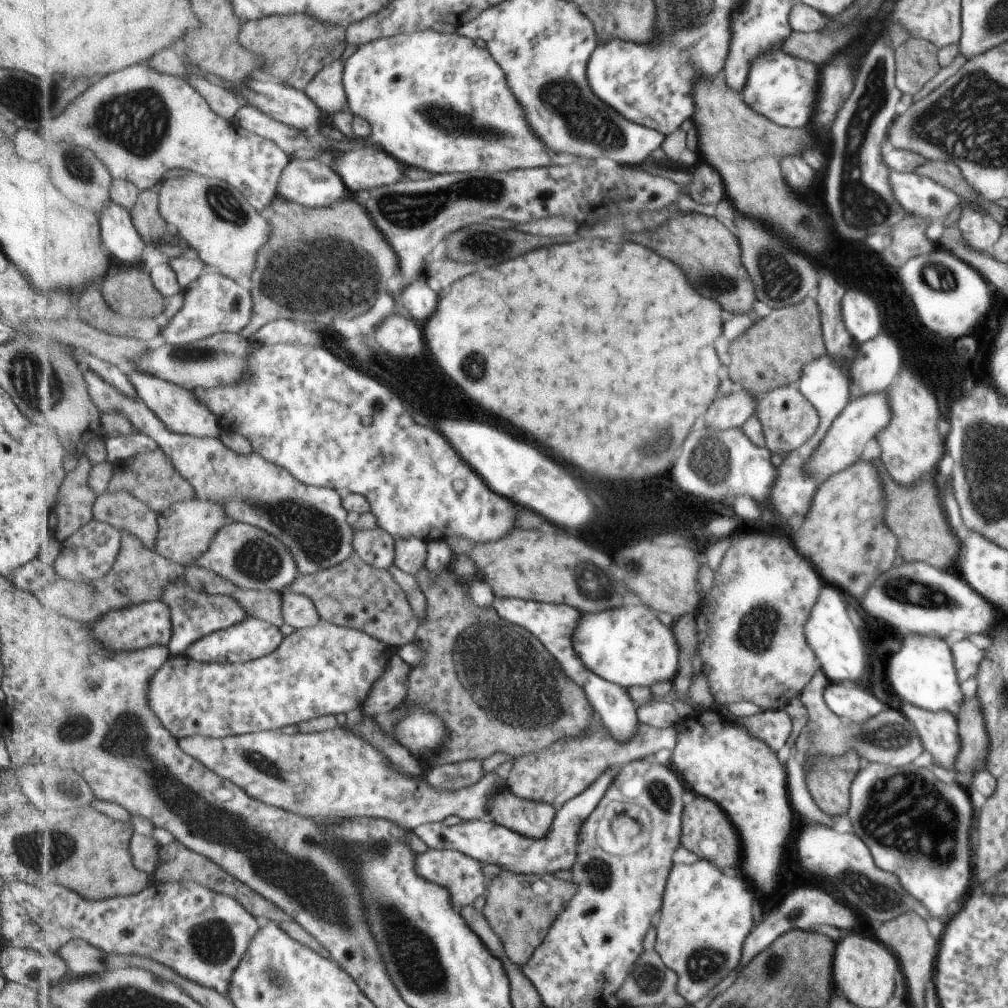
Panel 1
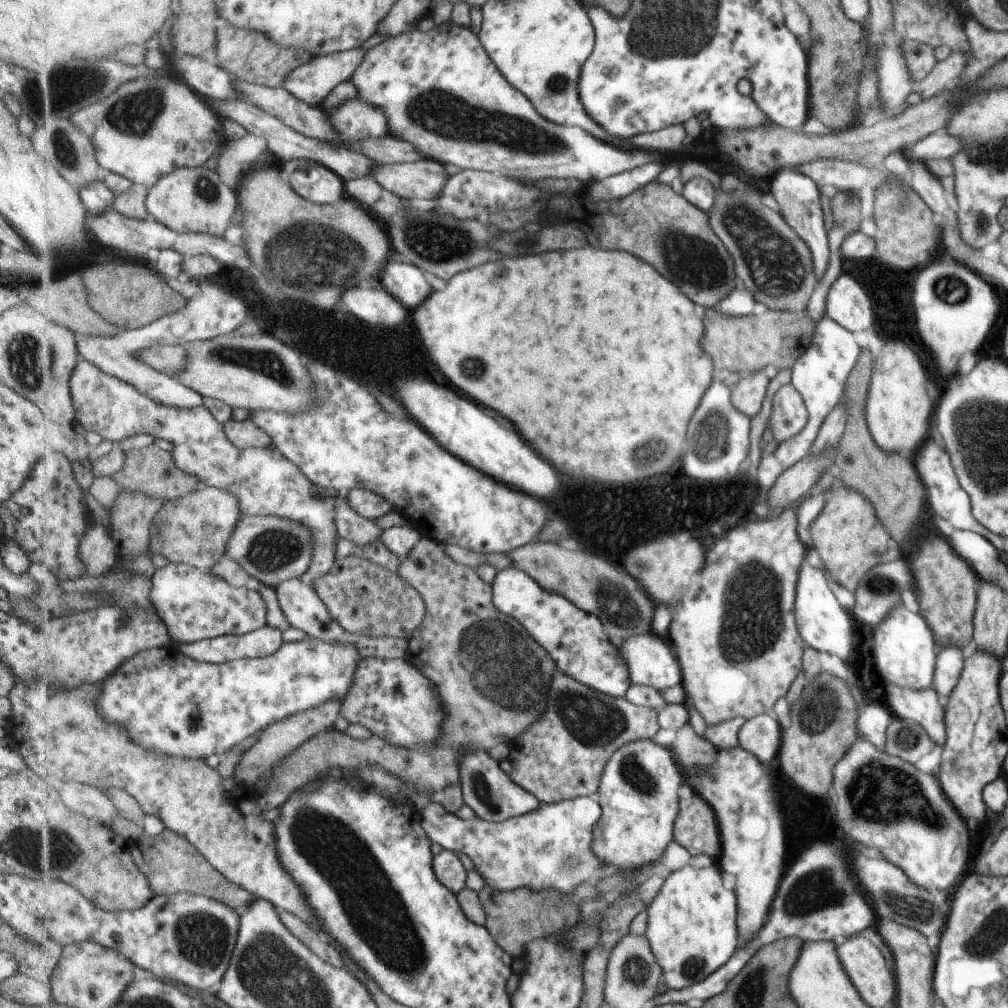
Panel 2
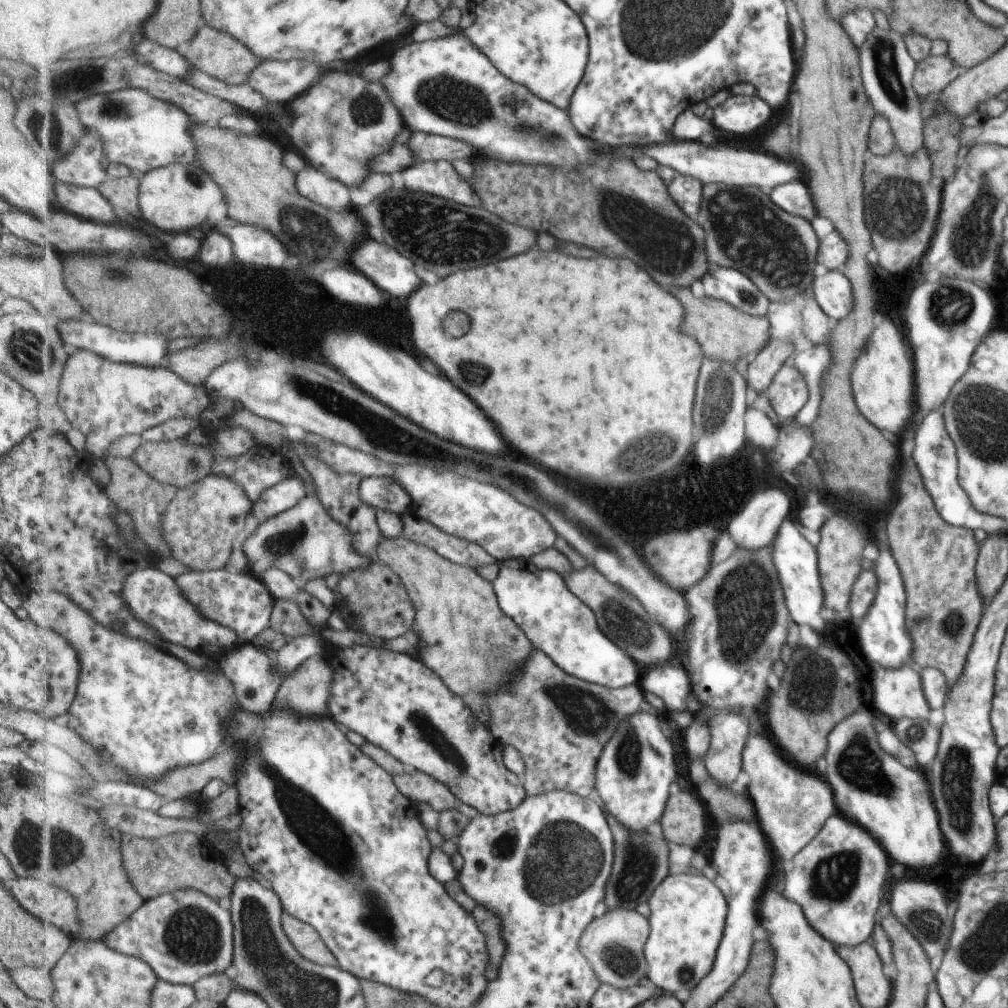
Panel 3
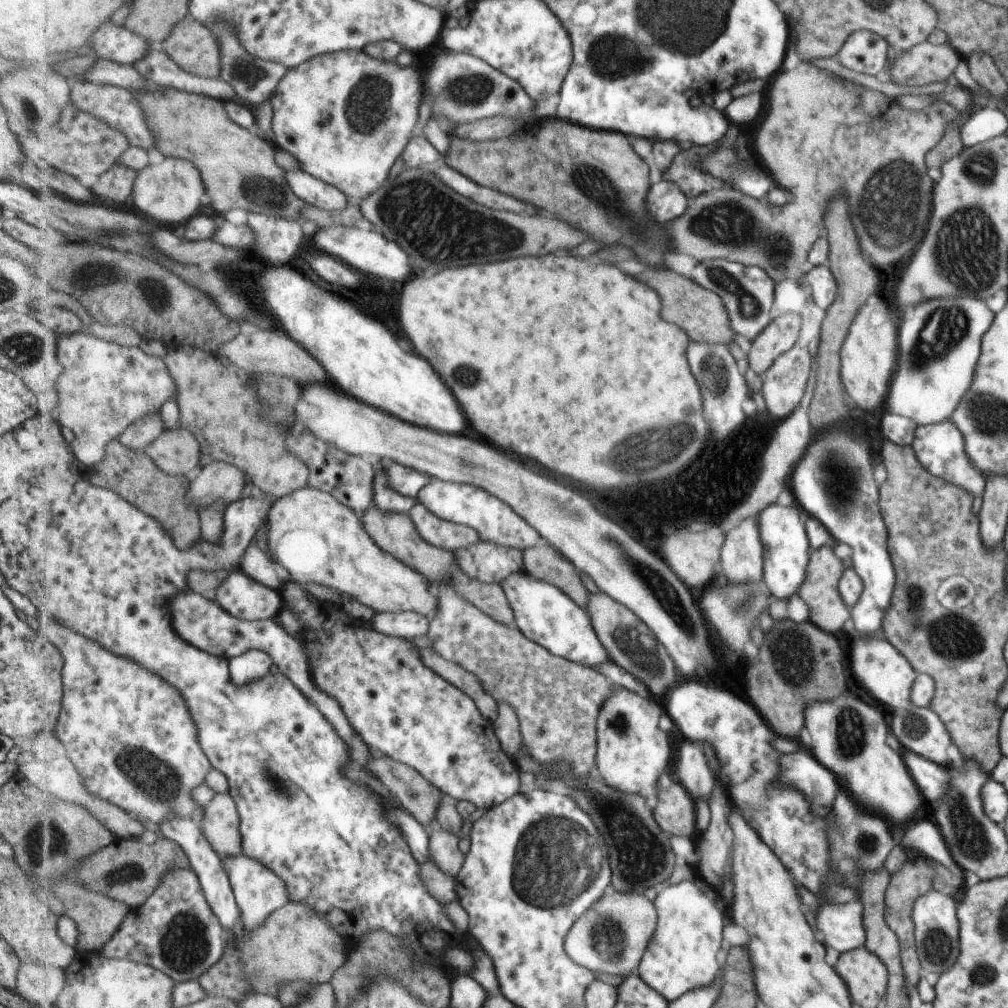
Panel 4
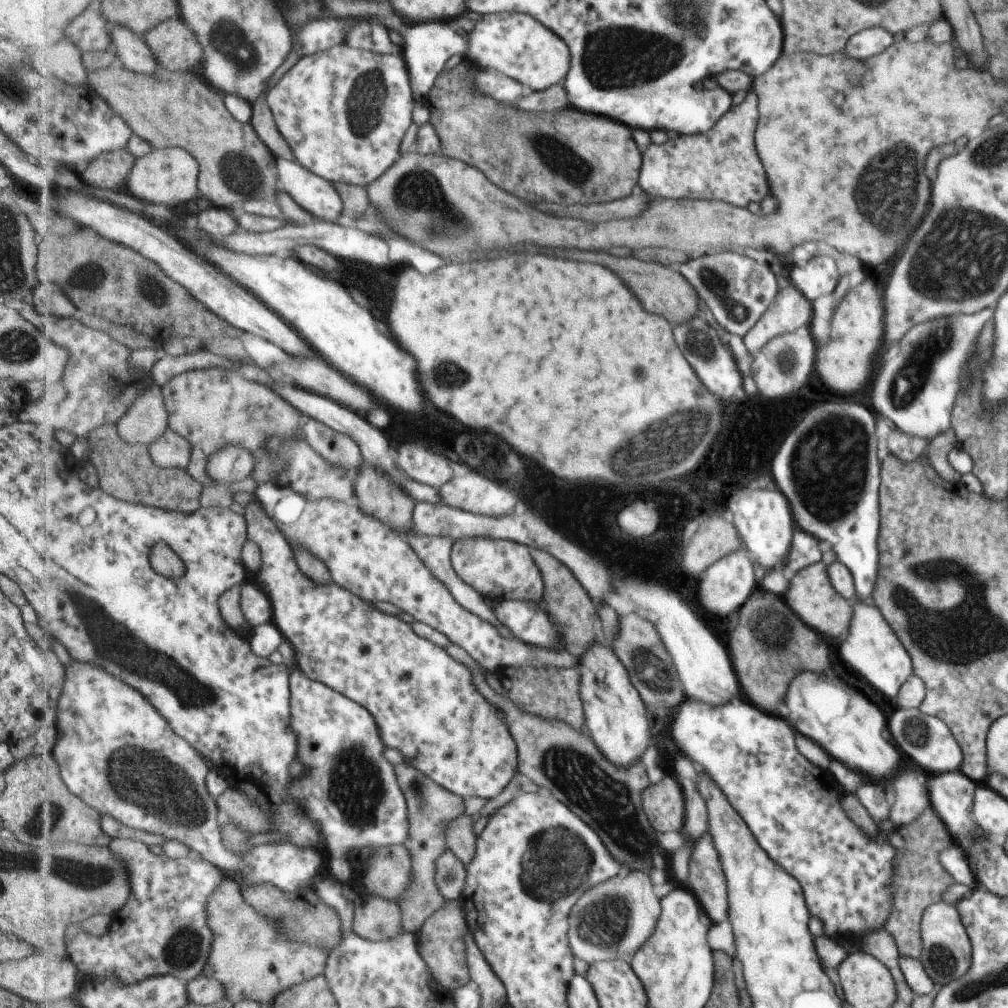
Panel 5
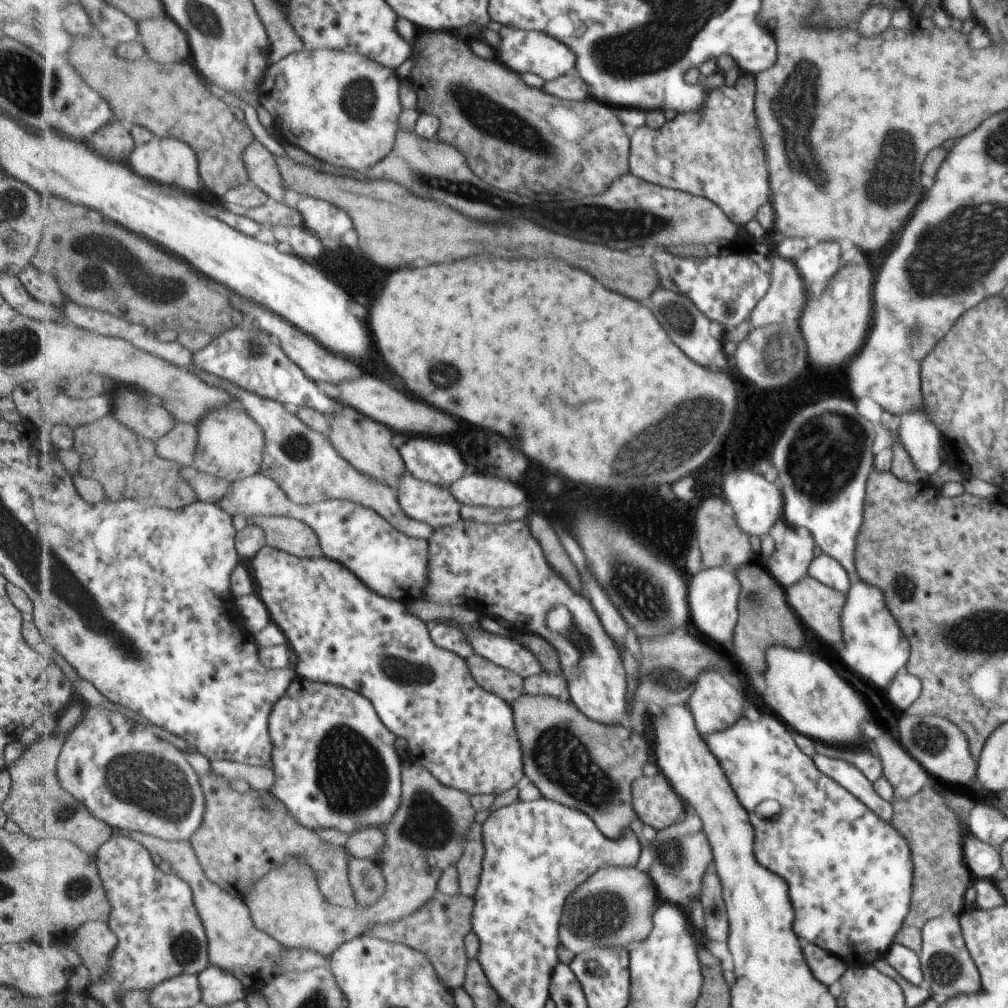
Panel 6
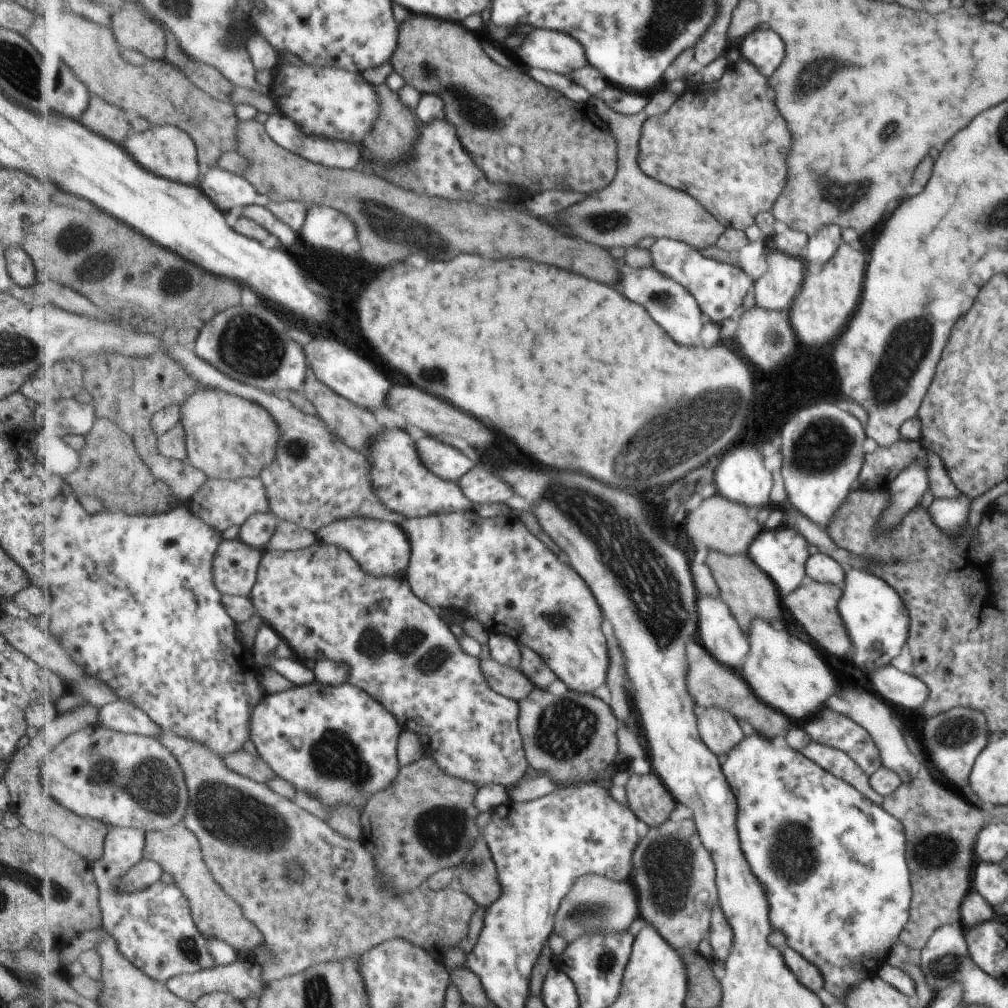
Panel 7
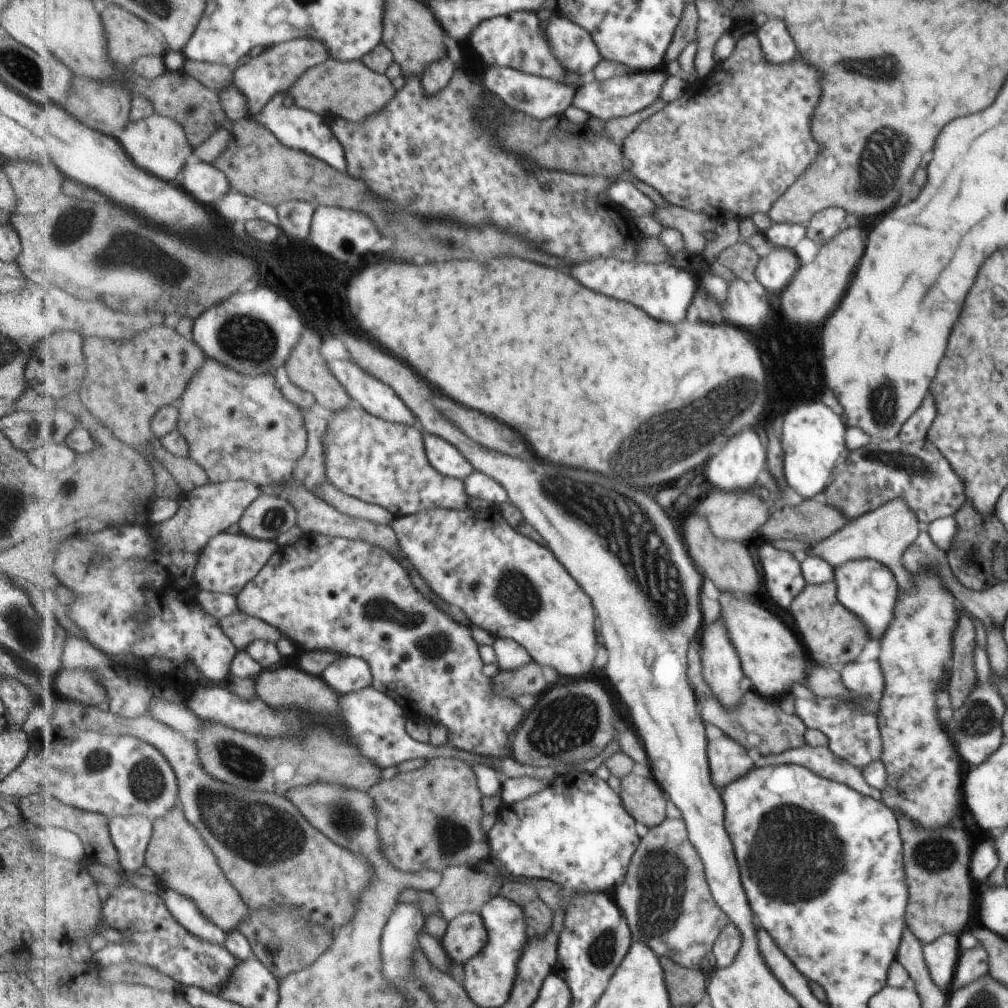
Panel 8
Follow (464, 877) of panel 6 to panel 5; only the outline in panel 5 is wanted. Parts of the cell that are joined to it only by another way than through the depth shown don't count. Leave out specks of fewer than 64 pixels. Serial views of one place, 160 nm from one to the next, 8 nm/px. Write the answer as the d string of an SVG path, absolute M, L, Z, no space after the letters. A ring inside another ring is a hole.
M463 815L448 828L448 848L467 866L475 858L478 836L471 815Z

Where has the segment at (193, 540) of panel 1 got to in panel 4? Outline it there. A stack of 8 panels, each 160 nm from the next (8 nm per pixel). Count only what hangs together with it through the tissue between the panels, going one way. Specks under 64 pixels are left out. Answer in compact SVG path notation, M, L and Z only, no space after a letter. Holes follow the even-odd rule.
M215 461L199 469L197 475L191 478L188 497L200 514L200 508L210 505L217 498L224 498L226 508L241 498L245 488L246 472L231 463Z

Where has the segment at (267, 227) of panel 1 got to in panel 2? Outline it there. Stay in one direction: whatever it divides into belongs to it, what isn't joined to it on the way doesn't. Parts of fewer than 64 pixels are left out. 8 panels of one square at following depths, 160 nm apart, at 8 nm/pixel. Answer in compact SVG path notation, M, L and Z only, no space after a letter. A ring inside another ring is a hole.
M183 167L161 177L148 189L146 205L150 215L179 233L223 235L231 216L238 211L237 191L223 184L220 174L205 167Z

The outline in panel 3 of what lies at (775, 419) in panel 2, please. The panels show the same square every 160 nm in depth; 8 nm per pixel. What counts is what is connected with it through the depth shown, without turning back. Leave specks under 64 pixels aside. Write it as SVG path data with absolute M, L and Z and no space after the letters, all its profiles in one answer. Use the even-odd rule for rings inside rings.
M782 364L763 392L777 421L793 418L807 402L808 388L793 364Z

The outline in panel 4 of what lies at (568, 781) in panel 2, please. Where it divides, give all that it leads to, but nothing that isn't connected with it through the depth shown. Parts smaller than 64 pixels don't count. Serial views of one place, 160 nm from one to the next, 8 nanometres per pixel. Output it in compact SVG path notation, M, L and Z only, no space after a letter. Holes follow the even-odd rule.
M449 581L437 588L440 605L433 618L429 621L428 636L432 639L433 648L447 660L457 661L466 669L475 673L482 682L484 689L496 700L506 701L514 710L519 720L522 746L525 747L536 761L544 764L544 770L535 780L563 780L567 777L584 779L592 773L596 766L598 751L598 726L600 710L604 702L616 692L615 685L588 667L568 658L550 653L544 646L529 640L519 627L506 625L498 621L478 606L470 603ZM559 761L567 761L571 766L571 775L560 775L559 779L552 776L550 770Z

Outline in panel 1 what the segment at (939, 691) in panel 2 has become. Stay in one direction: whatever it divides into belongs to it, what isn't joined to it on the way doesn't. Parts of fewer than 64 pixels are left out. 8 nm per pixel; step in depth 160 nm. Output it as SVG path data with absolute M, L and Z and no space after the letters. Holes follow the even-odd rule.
M967 639L955 642L948 650L955 662L956 675L960 683L968 678L976 677L983 658L989 654L987 649L979 649Z

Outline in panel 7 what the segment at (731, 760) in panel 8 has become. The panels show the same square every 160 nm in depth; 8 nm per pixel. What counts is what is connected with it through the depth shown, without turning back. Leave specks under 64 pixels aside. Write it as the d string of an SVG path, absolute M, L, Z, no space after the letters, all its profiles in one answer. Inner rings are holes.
M707 707L705 713L699 718L701 736L705 738L705 742L709 742L709 750L713 750L717 758L725 756L743 738L743 732L739 730L737 722L731 716L732 714L727 711Z

